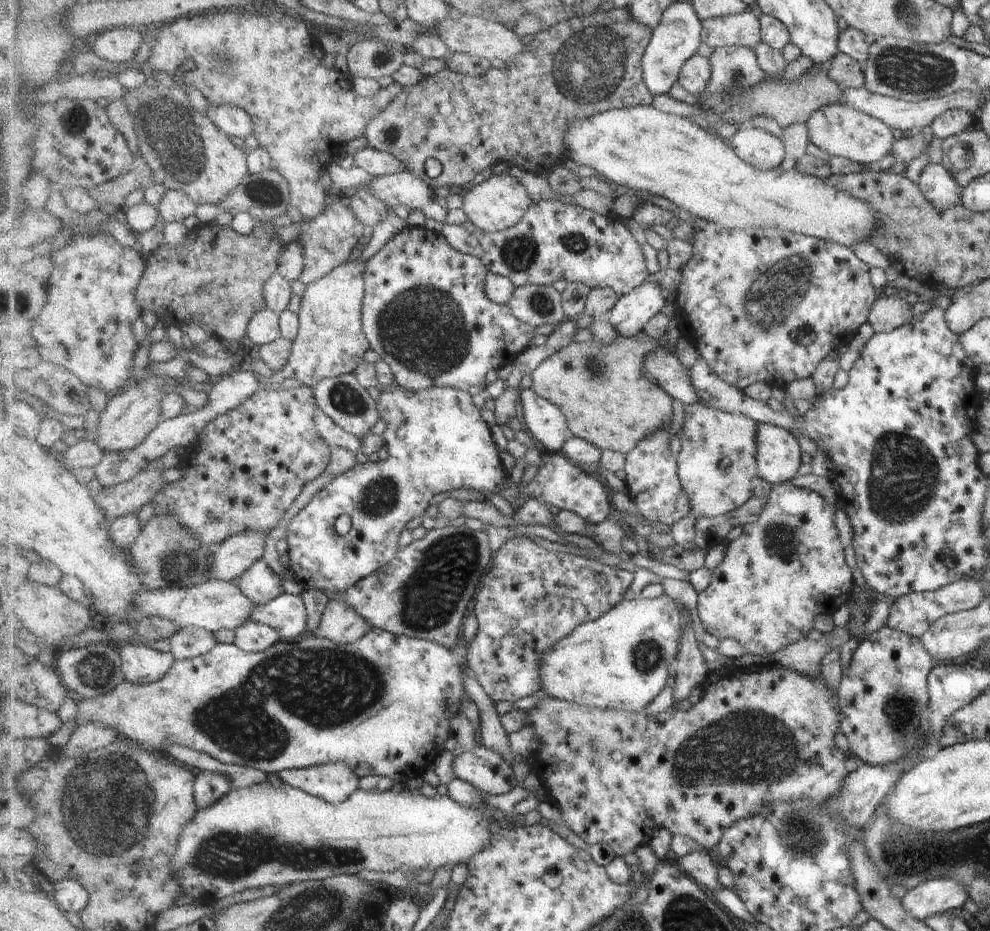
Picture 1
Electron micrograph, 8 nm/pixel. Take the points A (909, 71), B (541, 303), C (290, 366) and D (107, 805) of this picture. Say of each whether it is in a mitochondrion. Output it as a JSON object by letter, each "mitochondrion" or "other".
{"A":"mitochondrion","B":"mitochondrion","C":"other","D":"mitochondrion"}

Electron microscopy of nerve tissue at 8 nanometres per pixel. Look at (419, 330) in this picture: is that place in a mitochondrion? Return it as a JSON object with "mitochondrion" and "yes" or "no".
{"mitochondrion":"yes"}

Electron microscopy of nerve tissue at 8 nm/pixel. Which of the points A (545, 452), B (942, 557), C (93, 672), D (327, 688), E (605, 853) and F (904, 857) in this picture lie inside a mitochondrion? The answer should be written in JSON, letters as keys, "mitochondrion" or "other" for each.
{"A":"other","B":"other","C":"mitochondrion","D":"mitochondrion","E":"other","F":"mitochondrion"}

